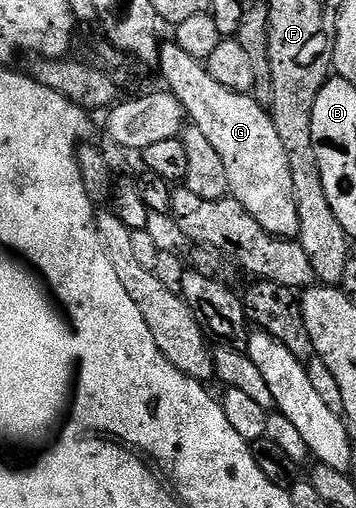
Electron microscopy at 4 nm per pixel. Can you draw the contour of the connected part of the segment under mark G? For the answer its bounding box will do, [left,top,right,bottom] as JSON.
[158,43,300,239]

